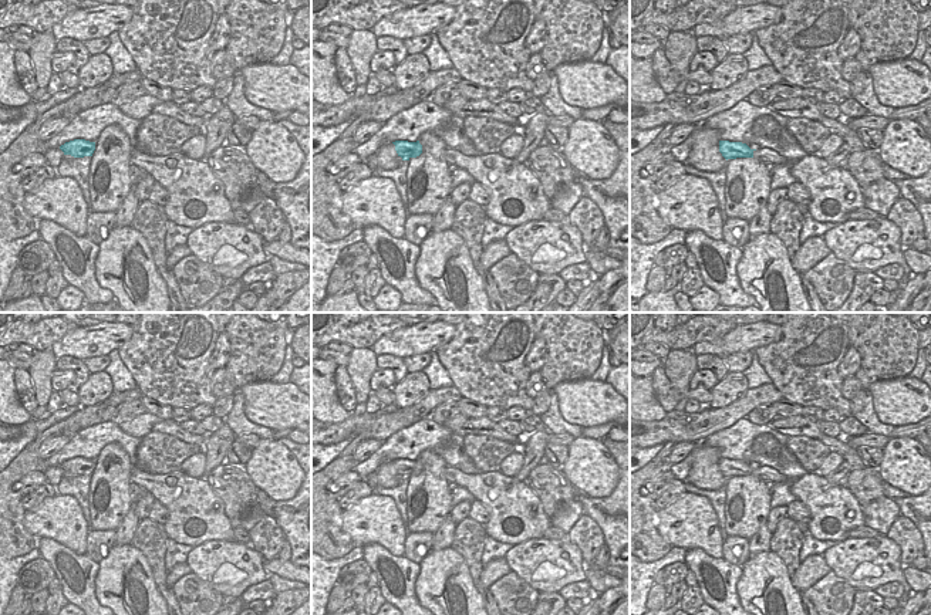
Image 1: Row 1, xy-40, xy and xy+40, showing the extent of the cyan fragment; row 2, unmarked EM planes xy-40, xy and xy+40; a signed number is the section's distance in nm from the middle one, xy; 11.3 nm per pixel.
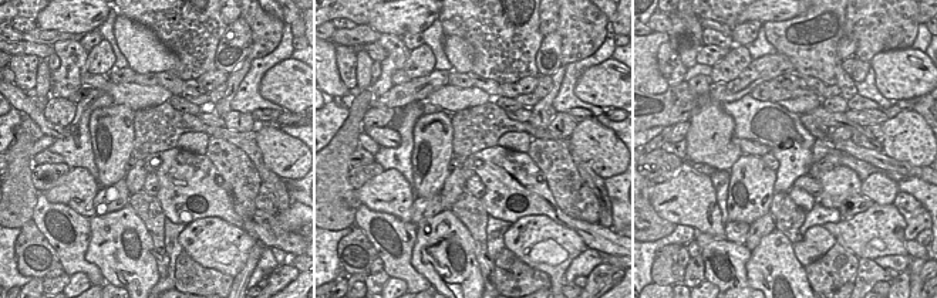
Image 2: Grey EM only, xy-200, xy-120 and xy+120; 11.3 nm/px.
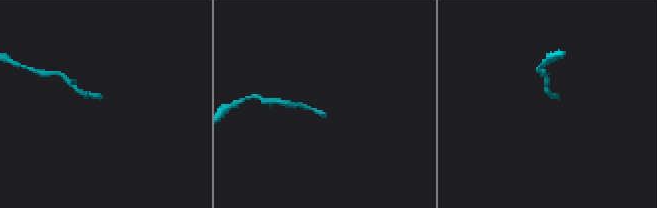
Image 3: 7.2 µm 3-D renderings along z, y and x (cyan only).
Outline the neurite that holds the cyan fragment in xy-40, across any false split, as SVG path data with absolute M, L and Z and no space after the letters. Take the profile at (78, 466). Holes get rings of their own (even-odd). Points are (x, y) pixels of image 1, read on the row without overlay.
M74 457L61 463L60 467L64 470L64 473L71 473L74 476L92 474L95 469L95 460Z

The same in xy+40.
M719 459L719 470L726 479L736 476L755 476L763 481L772 483L787 481L786 476L780 474L773 467L769 466L750 467L746 462L742 460Z

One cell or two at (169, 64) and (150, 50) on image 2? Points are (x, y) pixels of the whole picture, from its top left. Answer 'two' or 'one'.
one

